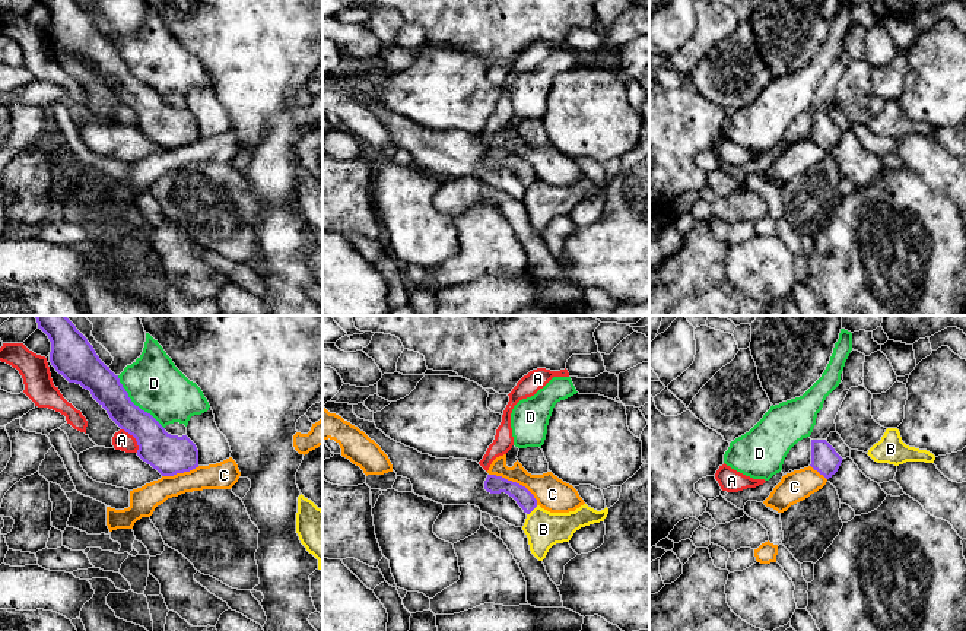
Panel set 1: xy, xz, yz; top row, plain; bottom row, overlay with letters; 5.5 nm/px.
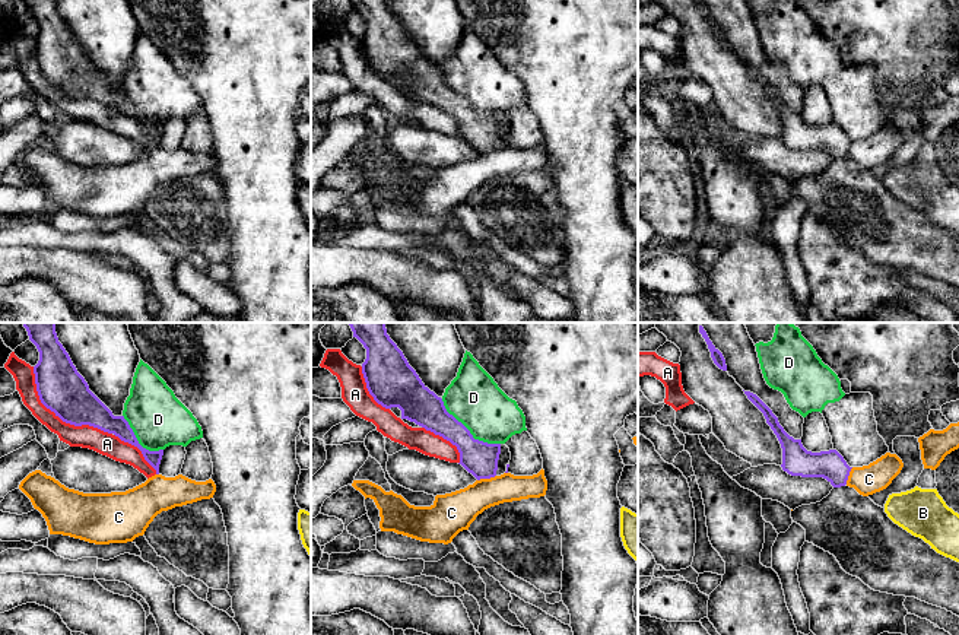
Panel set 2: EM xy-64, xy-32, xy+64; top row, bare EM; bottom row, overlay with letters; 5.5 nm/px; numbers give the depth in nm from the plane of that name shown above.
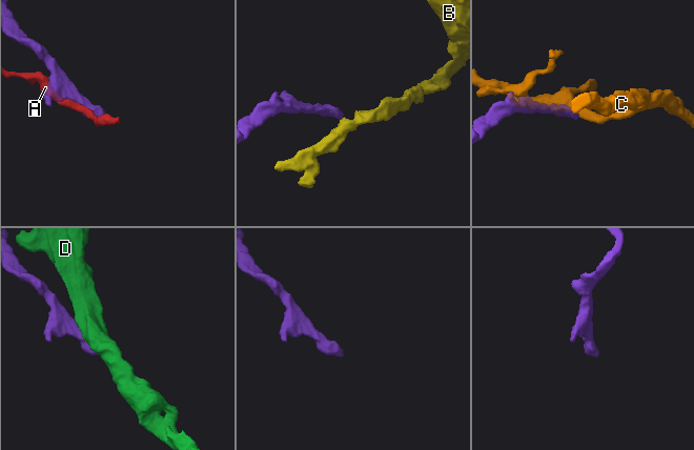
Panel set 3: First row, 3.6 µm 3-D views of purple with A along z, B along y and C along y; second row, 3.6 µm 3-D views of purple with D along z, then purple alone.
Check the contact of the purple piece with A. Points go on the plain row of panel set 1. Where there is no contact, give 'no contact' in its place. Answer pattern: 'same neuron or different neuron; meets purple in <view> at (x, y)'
different neuron; meets purple in xy at (134, 110)

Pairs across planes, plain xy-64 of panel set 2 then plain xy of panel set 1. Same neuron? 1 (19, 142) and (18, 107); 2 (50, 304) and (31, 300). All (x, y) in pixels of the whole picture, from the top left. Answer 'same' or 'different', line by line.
1: same
2: same

